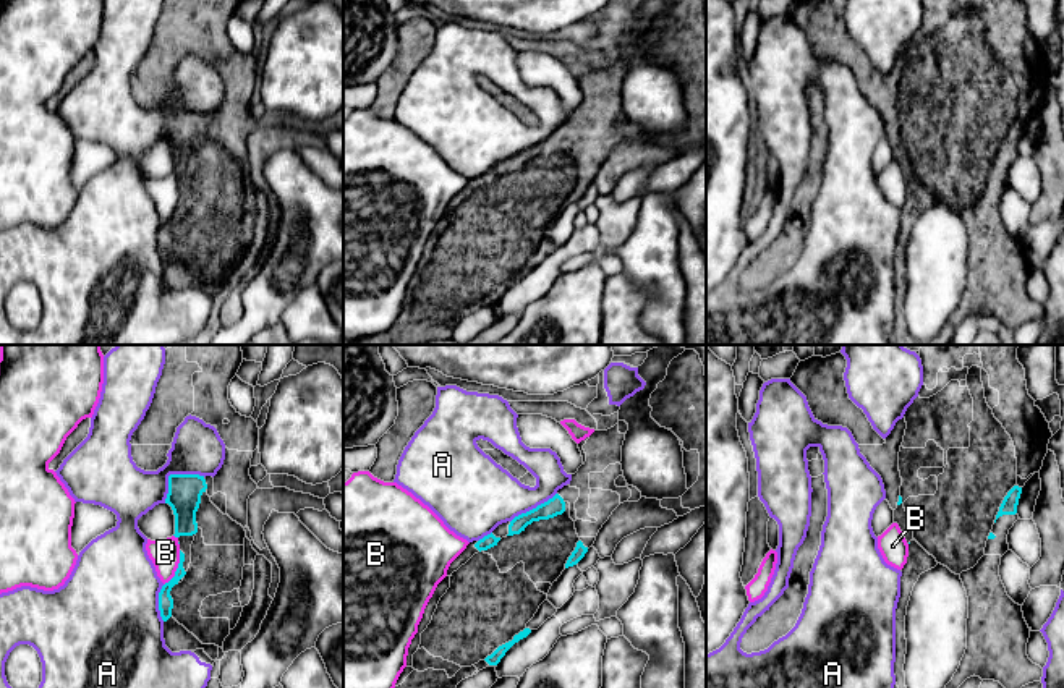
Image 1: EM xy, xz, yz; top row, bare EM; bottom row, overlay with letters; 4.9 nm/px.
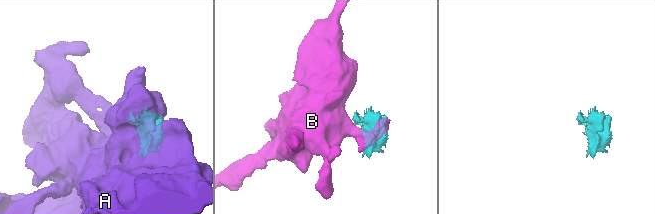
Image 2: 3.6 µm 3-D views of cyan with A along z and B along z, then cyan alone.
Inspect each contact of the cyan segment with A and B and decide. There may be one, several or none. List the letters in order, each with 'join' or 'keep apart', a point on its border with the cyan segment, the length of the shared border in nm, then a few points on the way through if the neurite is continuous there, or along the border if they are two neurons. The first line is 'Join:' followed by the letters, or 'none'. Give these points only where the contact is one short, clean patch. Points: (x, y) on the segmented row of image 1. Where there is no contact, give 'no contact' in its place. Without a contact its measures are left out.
Join: none
A: keep apart; contact xy (174, 475); length 240 nm
B: keep apart; contact xy (177, 569); length 190 nm; border xy (180, 551), (177, 570), (164, 585)

